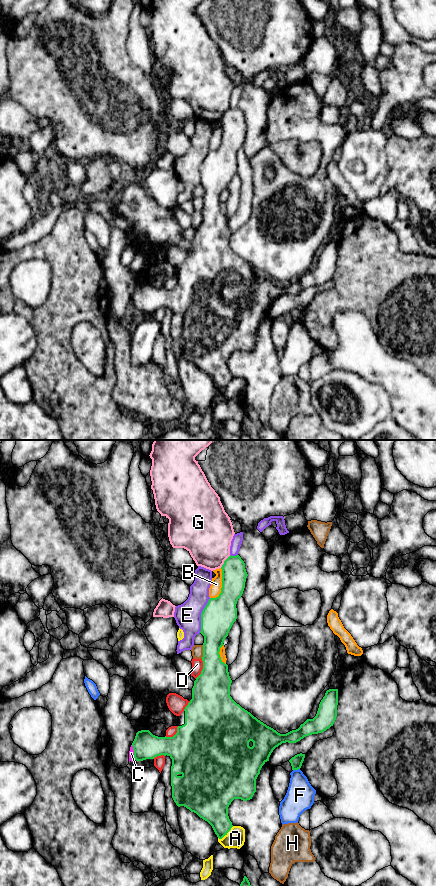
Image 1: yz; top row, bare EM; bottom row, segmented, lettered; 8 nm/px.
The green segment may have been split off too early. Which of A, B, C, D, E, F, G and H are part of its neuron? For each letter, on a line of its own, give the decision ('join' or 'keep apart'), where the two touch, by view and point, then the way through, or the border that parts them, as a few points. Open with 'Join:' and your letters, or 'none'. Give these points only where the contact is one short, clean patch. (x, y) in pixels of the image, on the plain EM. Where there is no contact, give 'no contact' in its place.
Join: none
A: keep apart; meets green in yz at (225, 386)
B: keep apart; meets green in yz at (222, 138)
C: keep apart; meets green in yz at (134, 304); border along yz (131, 297), (135, 311)
D: keep apart; meets green in yz at (202, 221)
E: keep apart; meets green in yz at (201, 167)
F: keep apart; meets green in yz at (296, 321)
G: keep apart; meets green in yz at (224, 113)
H: keep apart; meets green in yz at (203, 204)

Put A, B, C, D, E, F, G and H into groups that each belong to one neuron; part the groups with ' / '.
A / B / C / D / E / F / G / H

